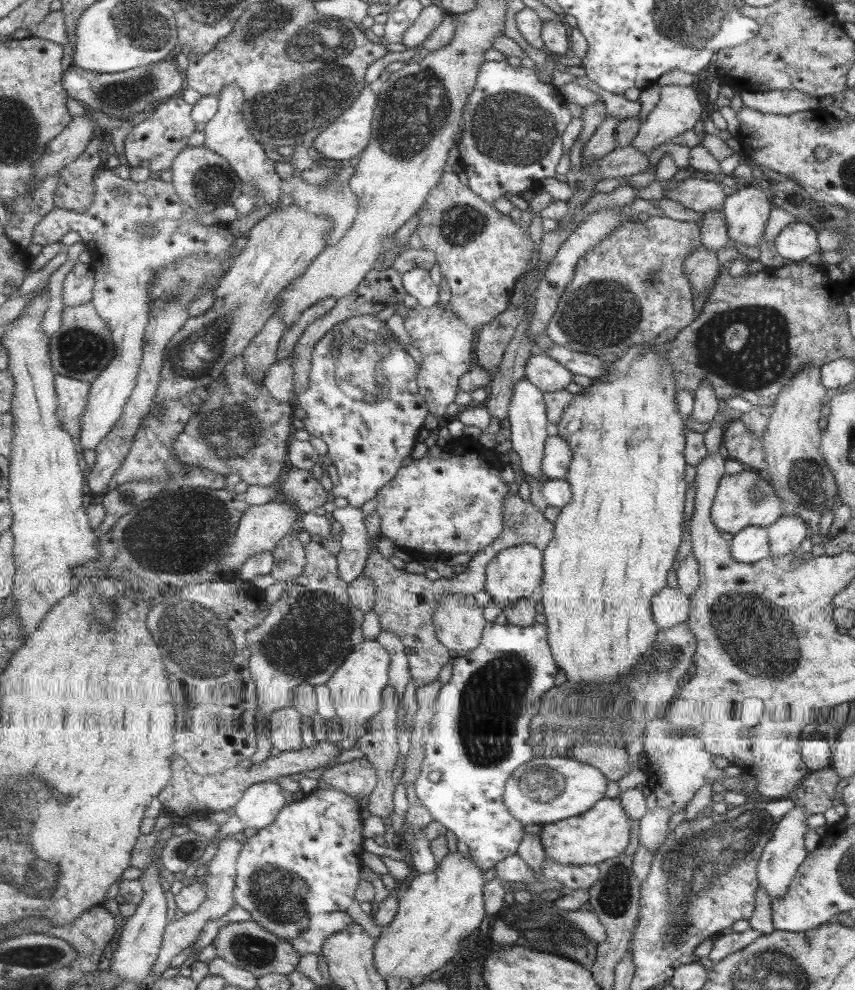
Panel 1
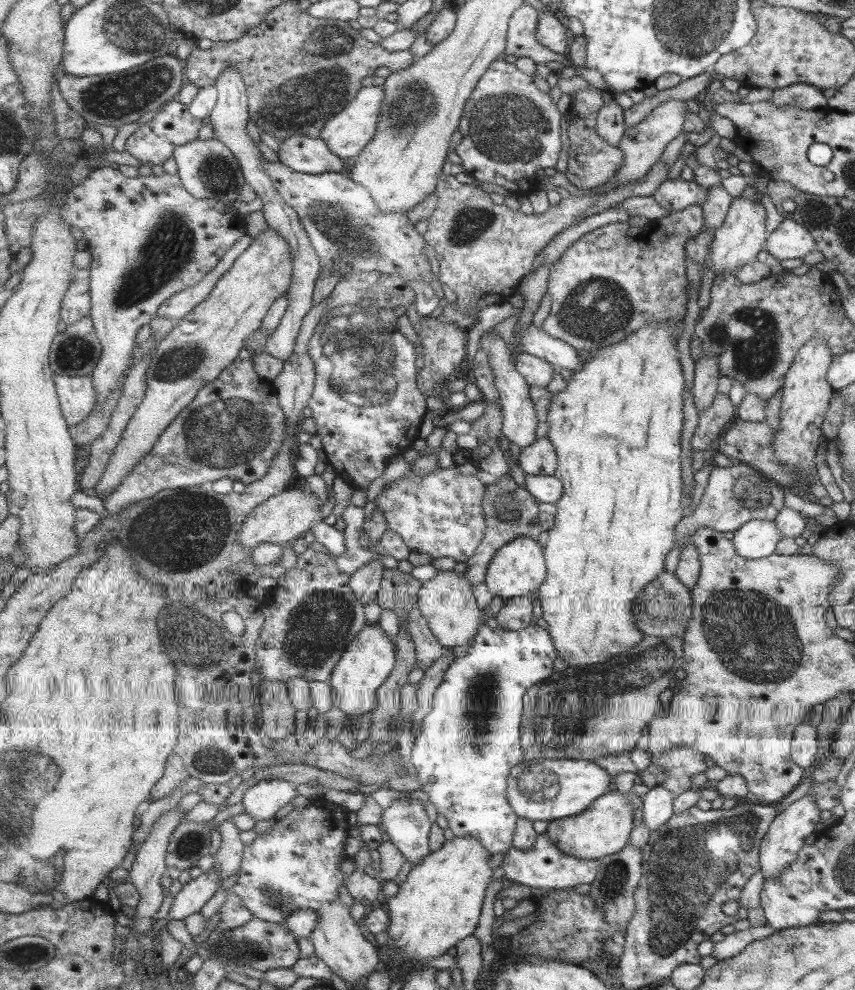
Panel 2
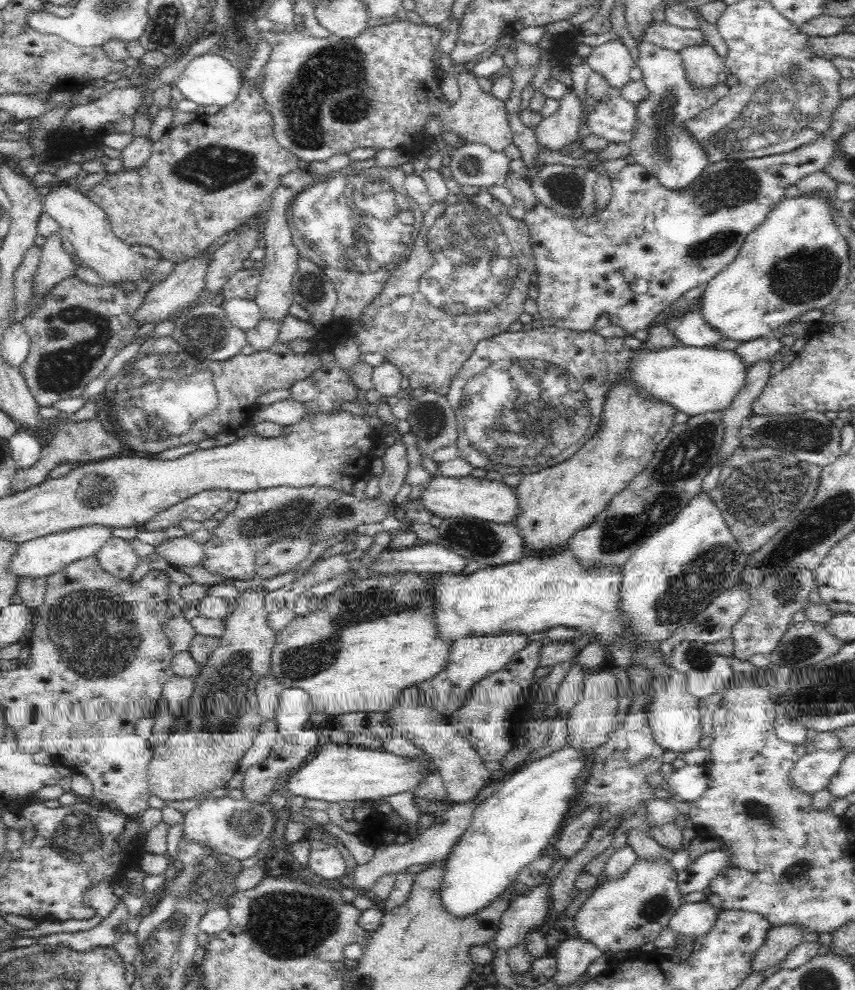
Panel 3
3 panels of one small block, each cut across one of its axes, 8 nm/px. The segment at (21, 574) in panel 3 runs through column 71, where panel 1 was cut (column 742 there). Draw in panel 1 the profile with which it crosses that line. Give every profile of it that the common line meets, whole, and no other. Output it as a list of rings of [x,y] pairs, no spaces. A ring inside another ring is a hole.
[[[744,527],[729,542],[729,552],[739,564],[751,564],[769,556],[767,527]]]

